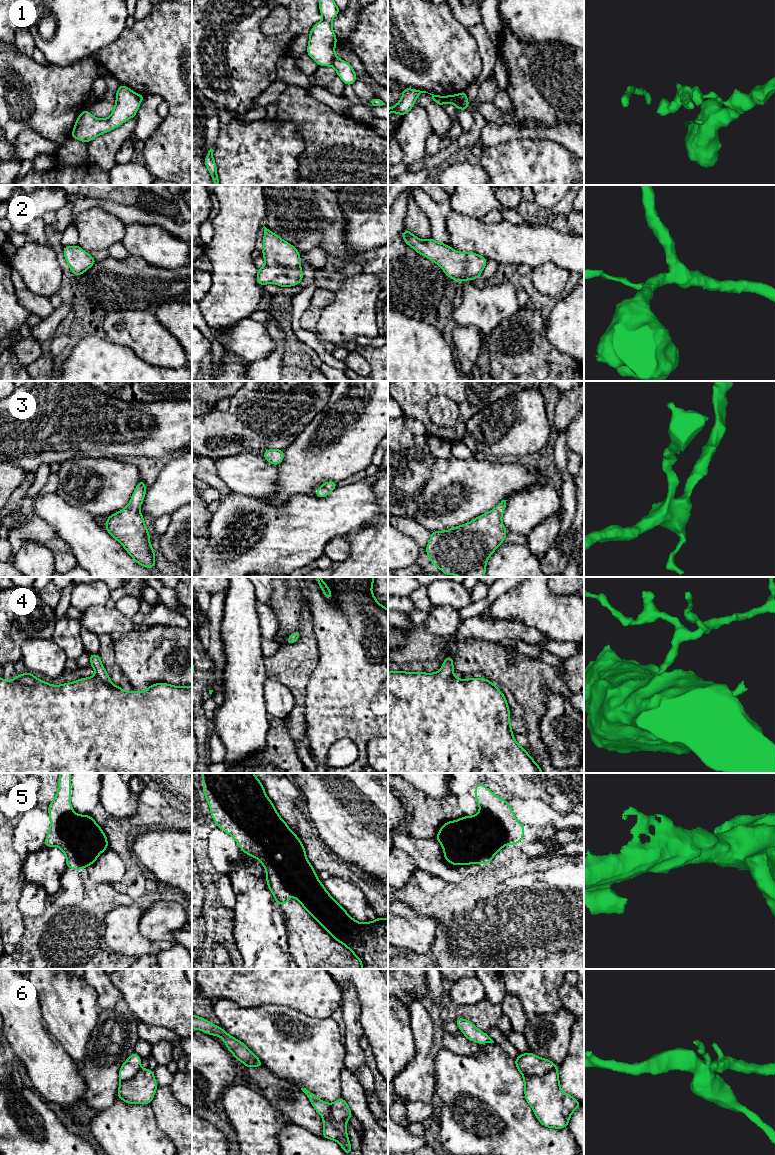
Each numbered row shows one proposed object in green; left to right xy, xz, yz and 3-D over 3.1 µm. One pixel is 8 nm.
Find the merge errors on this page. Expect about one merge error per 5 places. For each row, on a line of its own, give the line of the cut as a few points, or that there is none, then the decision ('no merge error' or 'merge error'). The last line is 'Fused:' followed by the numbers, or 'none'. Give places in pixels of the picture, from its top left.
1: yz (456, 95), (463, 108) | merge error
2: no cut | no merge error
3: no cut | no merge error
4: no cut | no merge error
5: no cut | no merge error
6: no cut | no merge error
Fused: 1

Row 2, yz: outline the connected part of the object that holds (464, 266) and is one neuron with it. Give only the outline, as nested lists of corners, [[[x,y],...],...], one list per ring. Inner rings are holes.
[[[405,228],[402,233],[404,242],[418,254],[439,265],[446,276],[460,282],[474,280],[480,277],[487,264],[487,259],[474,252],[459,252],[450,246],[439,243],[432,237],[420,240]]]

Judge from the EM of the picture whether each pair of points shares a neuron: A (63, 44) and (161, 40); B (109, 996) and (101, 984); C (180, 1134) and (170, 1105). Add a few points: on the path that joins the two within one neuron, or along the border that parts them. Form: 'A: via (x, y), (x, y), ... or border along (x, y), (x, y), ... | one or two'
A: border along (125, 28), (116, 39), (92, 55) | two
B: via (107, 993), (104, 987) | one
C: via (180, 1127), (170, 1112) | one

